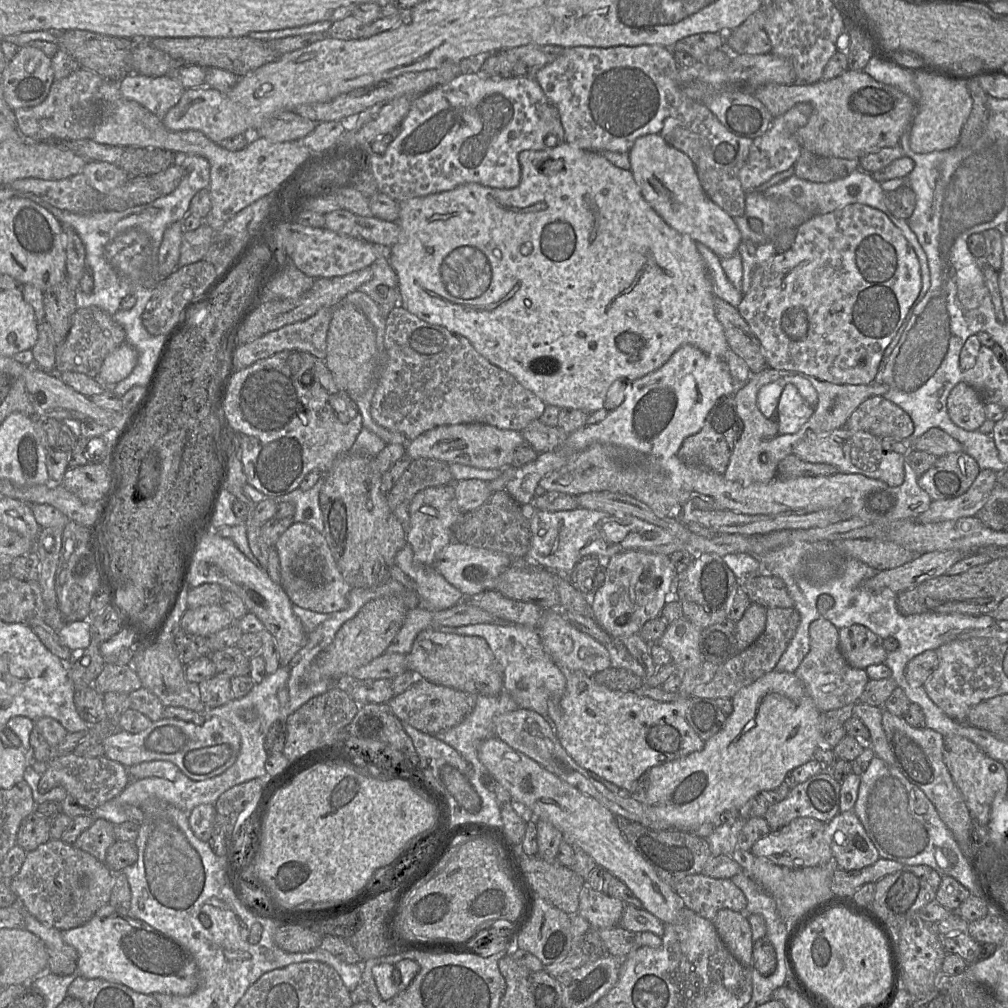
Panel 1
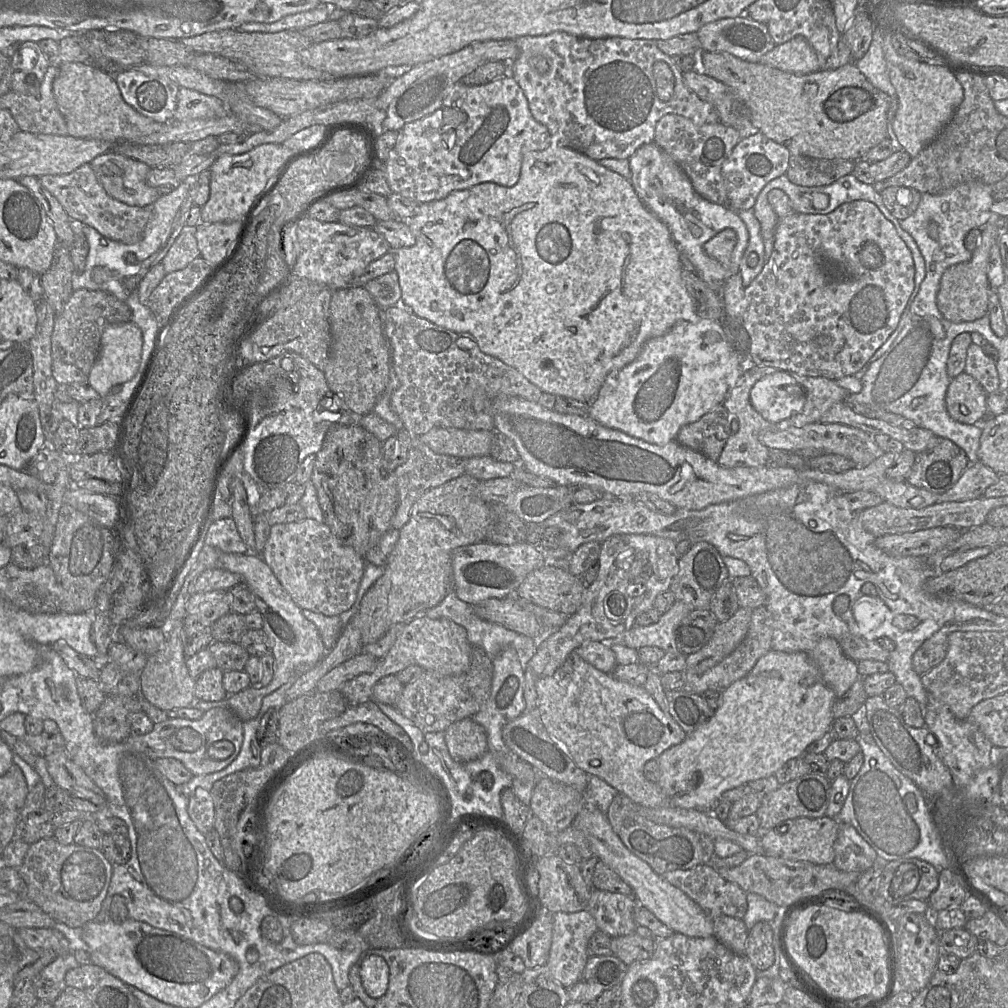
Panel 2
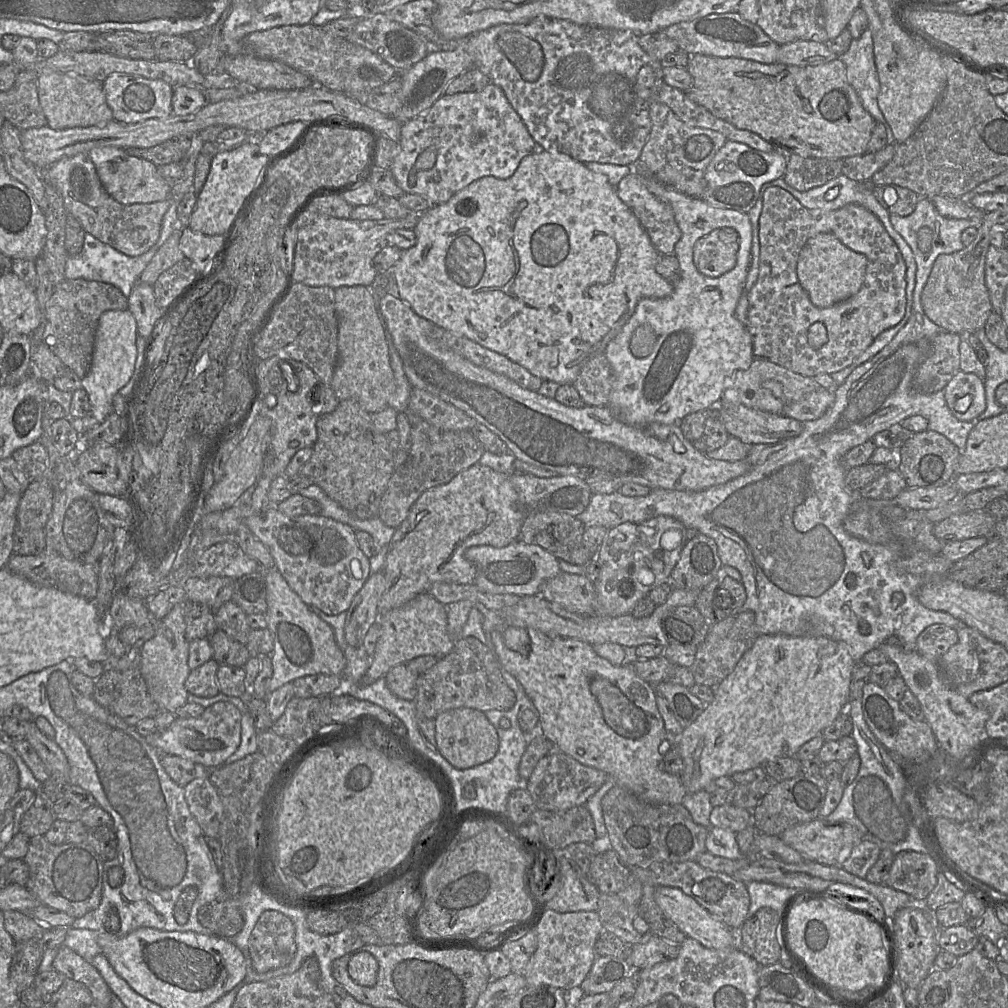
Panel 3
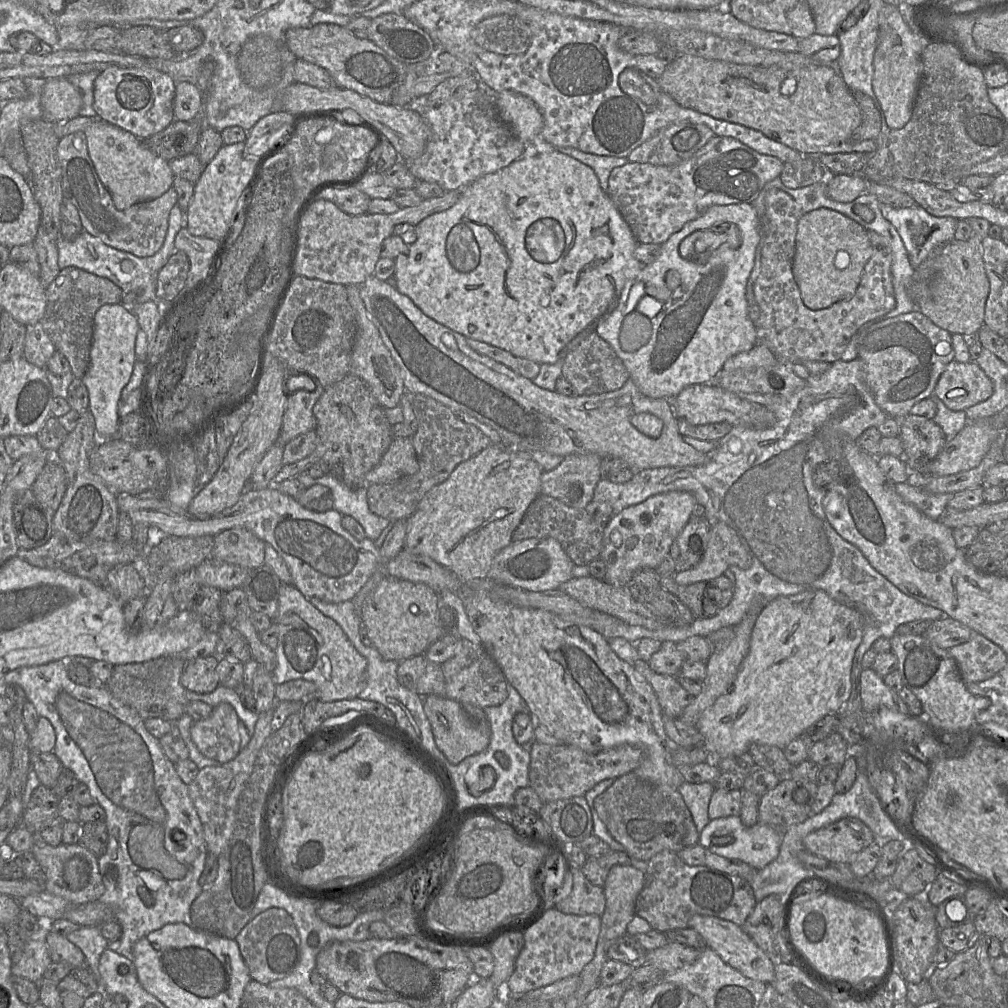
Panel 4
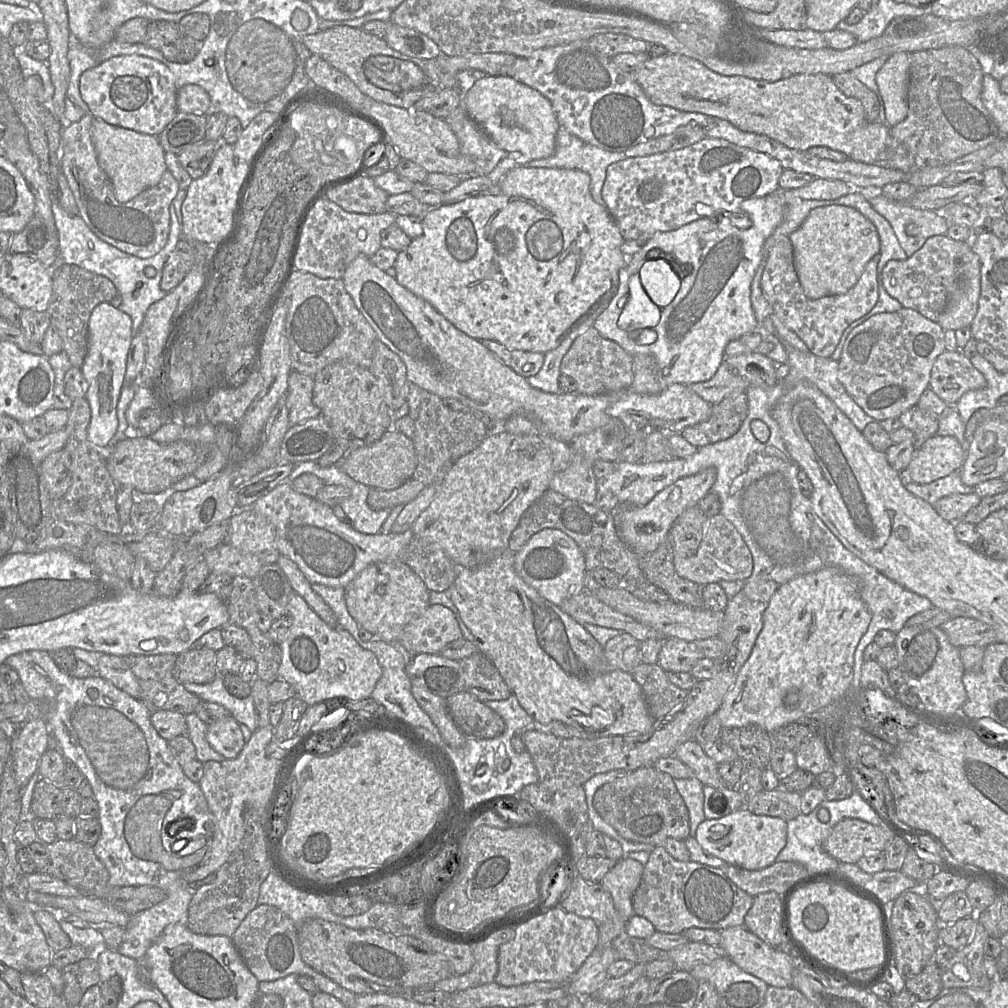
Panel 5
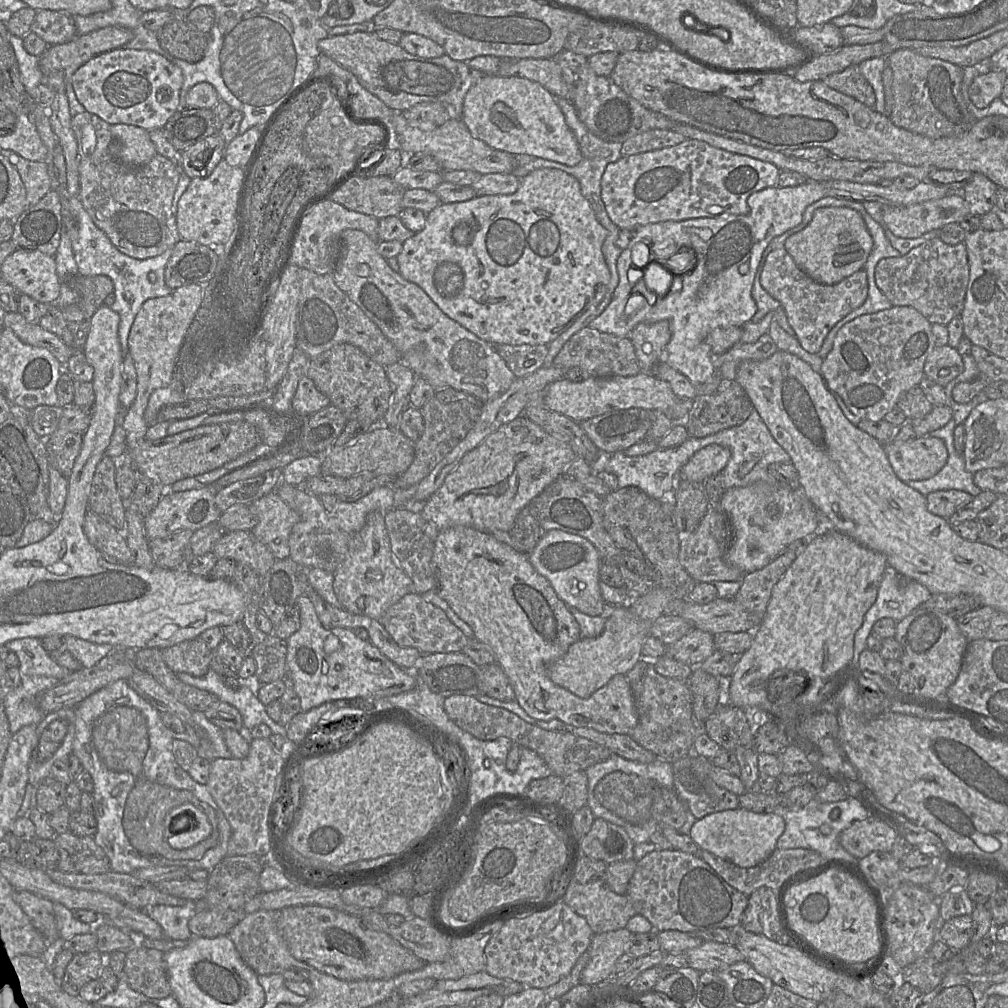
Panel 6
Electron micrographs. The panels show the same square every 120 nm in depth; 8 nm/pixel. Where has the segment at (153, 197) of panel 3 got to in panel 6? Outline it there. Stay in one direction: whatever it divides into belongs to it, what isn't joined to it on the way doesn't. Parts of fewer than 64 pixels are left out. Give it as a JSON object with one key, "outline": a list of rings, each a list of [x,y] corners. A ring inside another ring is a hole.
{"outline":[[[127,124],[110,127],[111,134],[120,144],[119,160],[128,166],[141,166],[149,162],[157,151],[148,131]]]}

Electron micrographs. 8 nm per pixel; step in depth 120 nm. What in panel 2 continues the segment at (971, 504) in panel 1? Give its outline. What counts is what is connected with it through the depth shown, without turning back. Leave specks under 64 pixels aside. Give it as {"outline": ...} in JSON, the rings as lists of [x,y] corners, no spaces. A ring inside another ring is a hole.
{"outline":[[[980,462],[970,464],[957,483],[944,494],[938,495],[938,502],[962,502],[978,499],[985,490],[998,481],[999,475]]]}

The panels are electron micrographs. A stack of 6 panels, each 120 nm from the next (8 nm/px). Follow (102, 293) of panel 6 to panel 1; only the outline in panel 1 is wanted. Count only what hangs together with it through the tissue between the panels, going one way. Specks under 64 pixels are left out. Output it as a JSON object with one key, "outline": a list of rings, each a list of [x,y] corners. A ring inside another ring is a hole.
{"outline":[[[98,307],[77,308],[65,340],[55,347],[55,373],[79,372],[96,378],[105,358],[125,342],[125,330]]]}

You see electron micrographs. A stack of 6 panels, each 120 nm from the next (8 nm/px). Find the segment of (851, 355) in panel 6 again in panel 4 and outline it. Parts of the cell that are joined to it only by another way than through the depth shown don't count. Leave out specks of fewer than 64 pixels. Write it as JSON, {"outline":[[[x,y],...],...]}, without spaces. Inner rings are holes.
{"outline":[[[916,310],[866,323],[856,333],[856,347],[876,404],[894,419],[902,419],[917,402],[932,397],[941,374],[955,360],[951,333]]]}

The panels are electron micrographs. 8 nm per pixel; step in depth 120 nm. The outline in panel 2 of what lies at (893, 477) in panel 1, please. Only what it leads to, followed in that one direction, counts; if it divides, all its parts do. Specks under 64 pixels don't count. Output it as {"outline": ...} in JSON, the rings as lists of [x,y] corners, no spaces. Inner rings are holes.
{"outline":[[[811,423],[802,427],[778,427],[760,435],[760,441],[769,449],[801,451],[816,449],[822,454],[837,454],[850,459],[855,467],[864,468],[883,455],[884,451],[876,444],[874,435],[862,429],[840,423]]]}

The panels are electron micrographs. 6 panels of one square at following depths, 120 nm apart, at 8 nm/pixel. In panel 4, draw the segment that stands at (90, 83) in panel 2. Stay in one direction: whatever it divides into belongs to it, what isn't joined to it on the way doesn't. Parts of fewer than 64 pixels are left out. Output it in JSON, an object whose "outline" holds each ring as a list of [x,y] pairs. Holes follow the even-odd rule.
{"outline":[[[65,77],[46,80],[41,93],[43,118],[62,123],[80,116],[81,92]]]}

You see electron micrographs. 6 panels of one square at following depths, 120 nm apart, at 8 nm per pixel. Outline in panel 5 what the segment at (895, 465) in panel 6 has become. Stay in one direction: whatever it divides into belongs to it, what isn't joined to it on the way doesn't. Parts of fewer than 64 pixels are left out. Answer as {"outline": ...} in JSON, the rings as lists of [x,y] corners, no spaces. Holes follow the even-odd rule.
{"outline":[[[935,435],[915,449],[905,480],[929,484],[961,469],[965,459],[966,452],[955,437]]]}

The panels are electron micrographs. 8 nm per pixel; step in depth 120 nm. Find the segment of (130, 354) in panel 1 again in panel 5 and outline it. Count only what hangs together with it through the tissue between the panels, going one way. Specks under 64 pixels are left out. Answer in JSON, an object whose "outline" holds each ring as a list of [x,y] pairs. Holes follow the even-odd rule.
{"outline":[[[109,302],[97,305],[89,319],[88,349],[81,371],[89,386],[86,399],[91,409],[87,437],[93,444],[113,446],[118,428],[117,406],[125,382],[127,355],[134,333],[131,317]]]}

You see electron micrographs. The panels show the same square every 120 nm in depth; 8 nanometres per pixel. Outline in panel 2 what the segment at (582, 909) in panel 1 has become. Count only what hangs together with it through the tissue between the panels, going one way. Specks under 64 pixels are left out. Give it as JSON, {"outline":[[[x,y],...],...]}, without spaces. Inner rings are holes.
{"outline":[[[592,889],[586,910],[594,917],[598,930],[613,938],[635,933],[636,906],[633,896]]]}

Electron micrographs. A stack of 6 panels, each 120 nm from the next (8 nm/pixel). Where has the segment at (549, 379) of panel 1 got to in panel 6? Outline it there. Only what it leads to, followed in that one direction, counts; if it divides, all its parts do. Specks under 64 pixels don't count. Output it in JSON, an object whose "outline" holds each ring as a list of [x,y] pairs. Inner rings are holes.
{"outline":[[[539,168],[522,177],[518,189],[513,194],[484,195],[462,202],[440,203],[426,214],[423,230],[414,233],[403,242],[402,250],[396,258],[399,274],[405,280],[419,286],[445,315],[478,338],[493,346],[497,344],[548,345],[582,316],[597,288],[609,283],[610,271],[602,252],[607,235],[608,231],[597,220],[590,203],[581,194],[579,181],[574,176],[558,169]]]}

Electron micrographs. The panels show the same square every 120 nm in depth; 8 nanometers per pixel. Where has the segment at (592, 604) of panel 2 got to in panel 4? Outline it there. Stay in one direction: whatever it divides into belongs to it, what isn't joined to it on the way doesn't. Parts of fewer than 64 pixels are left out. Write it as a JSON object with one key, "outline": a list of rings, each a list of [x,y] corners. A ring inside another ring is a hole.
{"outline":[[[669,491],[649,497],[614,515],[606,524],[600,558],[606,567],[604,582],[627,587],[633,575],[644,568],[656,569],[669,556],[675,538],[692,517],[698,502],[686,491]]]}

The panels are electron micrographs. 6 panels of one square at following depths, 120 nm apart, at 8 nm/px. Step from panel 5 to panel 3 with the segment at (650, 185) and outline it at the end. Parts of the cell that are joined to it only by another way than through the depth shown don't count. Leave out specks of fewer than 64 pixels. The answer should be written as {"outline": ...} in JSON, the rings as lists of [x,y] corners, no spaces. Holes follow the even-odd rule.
{"outline":[[[728,140],[706,168],[705,188],[701,199],[715,207],[748,213],[755,205],[762,186],[783,178],[788,153],[777,147],[771,152],[763,152],[746,144]],[[635,171],[620,180],[616,191],[618,197],[638,218],[658,253],[673,254],[681,231],[670,205],[649,192],[643,183],[643,177]]]}

